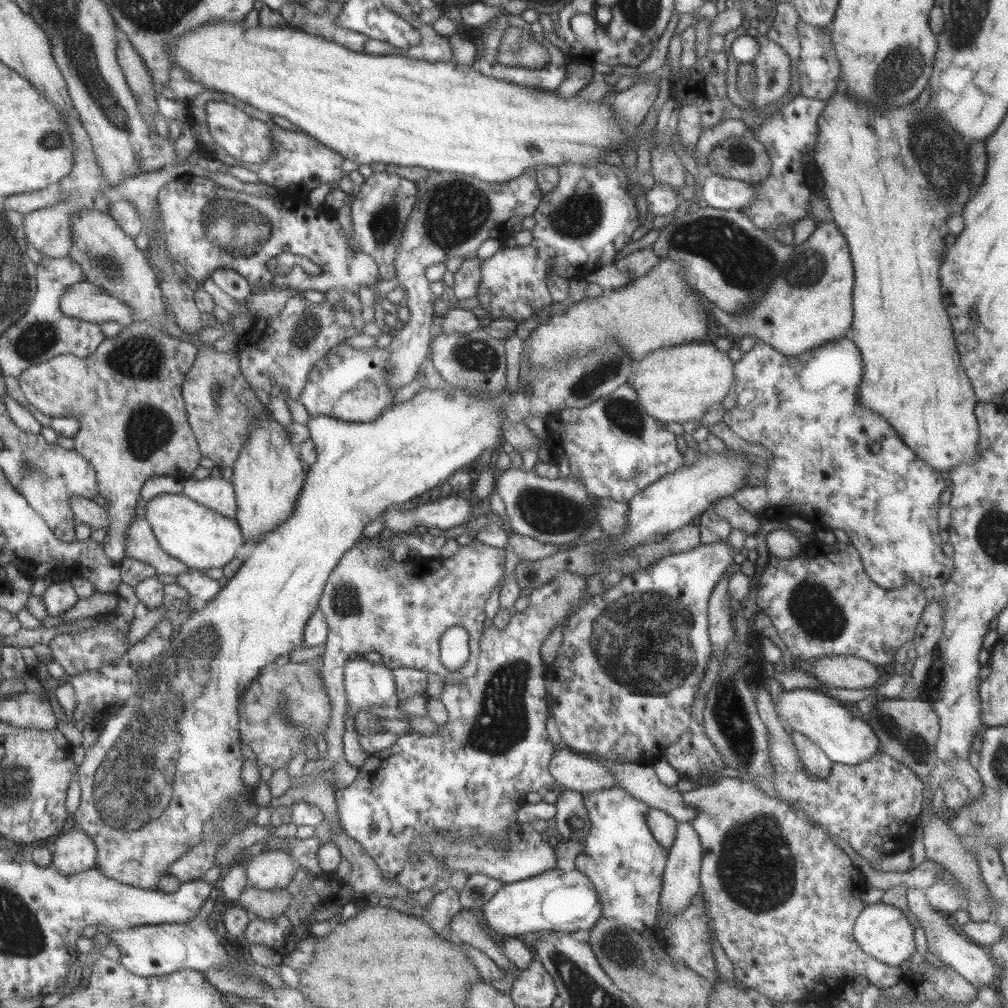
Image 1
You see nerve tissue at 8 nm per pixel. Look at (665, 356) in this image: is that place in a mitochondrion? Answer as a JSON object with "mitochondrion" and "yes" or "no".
{"mitochondrion":"no"}

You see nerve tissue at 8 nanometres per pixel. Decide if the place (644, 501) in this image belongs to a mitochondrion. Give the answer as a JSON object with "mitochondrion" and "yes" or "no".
{"mitochondrion":"no"}

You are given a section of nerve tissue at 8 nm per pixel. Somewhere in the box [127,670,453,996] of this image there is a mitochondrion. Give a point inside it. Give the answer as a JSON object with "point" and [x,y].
{"point":[286,717]}

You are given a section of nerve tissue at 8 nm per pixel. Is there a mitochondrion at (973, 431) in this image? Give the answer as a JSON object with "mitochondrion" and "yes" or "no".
{"mitochondrion":"no"}

